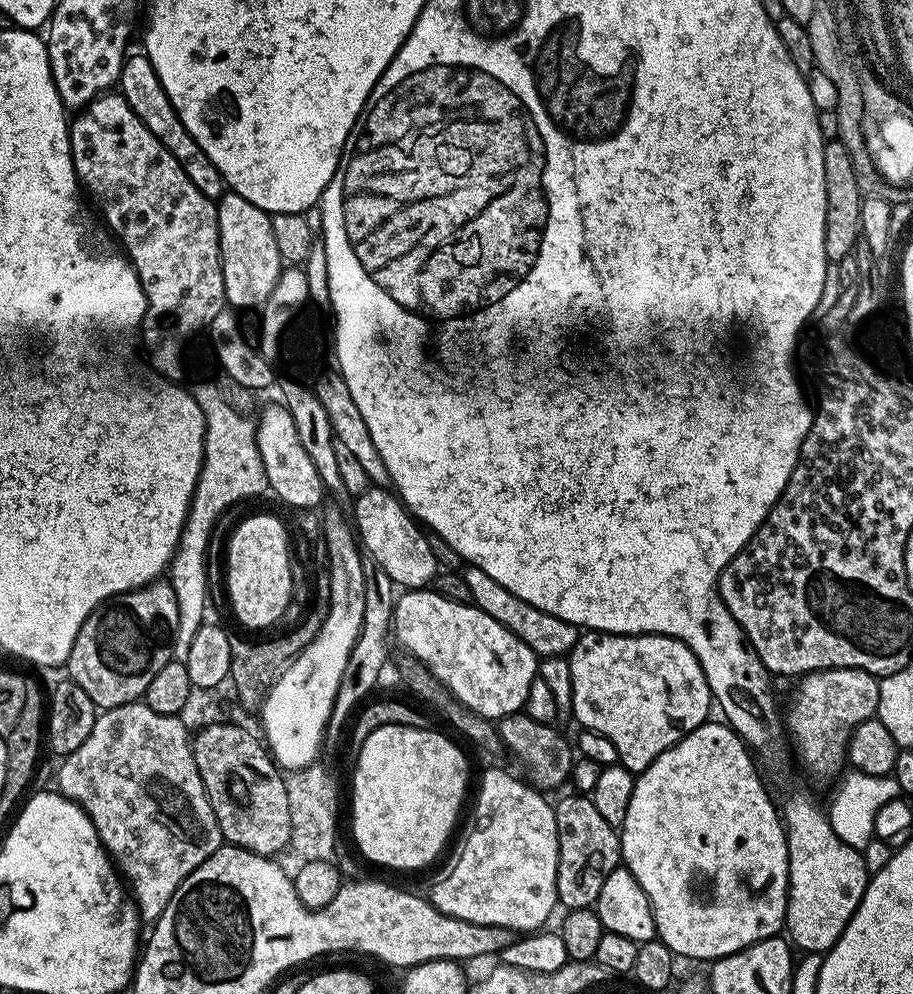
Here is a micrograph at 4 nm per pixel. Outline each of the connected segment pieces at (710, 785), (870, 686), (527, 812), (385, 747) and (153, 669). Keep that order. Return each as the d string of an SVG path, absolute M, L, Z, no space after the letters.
M712 723L699 724L673 748L667 748L645 772L636 776L634 794L630 794L630 806L626 810L626 822L618 830L620 859L623 867L628 868L630 874L634 874L634 878L638 878L638 886L642 886L650 902L657 937L677 957L689 956L692 960L708 960L707 962L715 962L721 956L740 952L743 948L749 948L751 944L759 944L761 940L777 935L785 927L788 915L788 837L781 813L777 805L776 808L772 805L772 800L768 797L763 782L760 781L761 769L748 745L740 739L740 735L734 729L728 727L727 723Z
M823 668L820 672L809 672L799 677L796 689L792 692L792 701L786 704L786 731L790 737L795 755L804 763L808 772L816 776L839 777L845 771L848 759L848 739L852 731L862 722L876 716L876 707L880 701L880 680L866 670L857 668Z
M492 768L480 780L480 797L476 800L476 825L456 860L456 869L444 876L432 888L432 904L447 916L475 924L489 924L511 928L516 934L531 934L543 929L544 924L558 908L556 899L556 810L547 804L528 784L516 776Z
M382 726L378 730L374 730L374 734L370 734L370 738L366 738L366 742L359 745L356 756L356 773L352 776L352 836L356 839L356 844L360 847L360 852L368 860L373 860L376 864L381 864L384 868L424 868L444 847L448 844L448 835L452 832L452 827L456 824L456 819L460 816L460 807L464 804L464 791L468 788L468 760L464 757L464 752L451 740L448 736L443 736L440 732L432 732L431 727L427 728L411 728L410 726Z
M157 578L151 580L148 584L144 584L140 588L136 588L132 592L123 592L117 596L112 596L104 601L103 604L98 605L86 618L86 622L82 622L82 630L78 630L78 638L74 638L74 646L68 655L68 663L66 665L66 671L68 671L67 675L75 684L82 686L82 690L86 690L86 694L90 694L90 698L96 704L97 709L107 710L110 708L117 708L123 704L135 704L143 697L146 686L150 686L150 682L154 679L154 674L158 674L158 670L162 670L162 666L166 666L166 662L173 659L172 638L176 634L177 626L178 598L174 598L174 590L167 579Z

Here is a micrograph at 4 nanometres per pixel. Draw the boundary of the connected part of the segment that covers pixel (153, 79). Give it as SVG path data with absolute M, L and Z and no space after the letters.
M129 55L125 59L118 85L120 95L126 98L130 110L134 110L134 114L138 114L142 126L146 126L146 130L150 130L150 134L154 134L154 138L158 138L158 142L162 142L162 146L166 146L166 150L170 150L170 154L174 154L174 158L178 158L178 166L182 166L182 170L186 170L186 178L190 178L190 182L194 182L194 186L198 186L198 190L202 190L202 194L206 194L206 198L210 198L213 202L219 201L226 191L222 174L216 169L214 162L210 162L210 158L206 158L202 146L198 146L198 142L194 142L194 138L178 118L178 114L147 55L139 55Z

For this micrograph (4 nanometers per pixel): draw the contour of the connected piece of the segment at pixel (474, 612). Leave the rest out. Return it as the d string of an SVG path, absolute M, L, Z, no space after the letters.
M408 590L395 601L392 614L394 636L424 667L429 668L440 679L448 691L459 703L480 716L499 718L519 712L524 707L526 690L530 690L530 682L538 676L538 657L536 653L519 640L509 628L494 622L490 614L486 614L475 604L459 604L447 600L435 590Z

